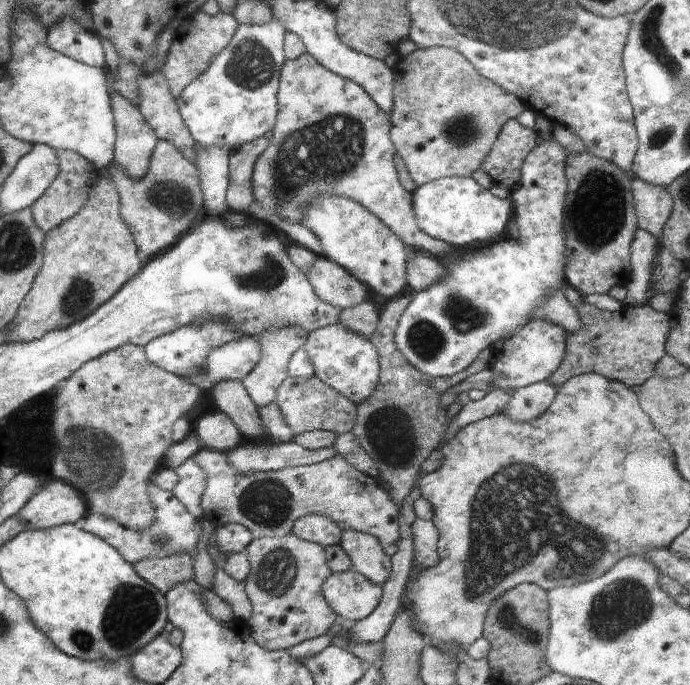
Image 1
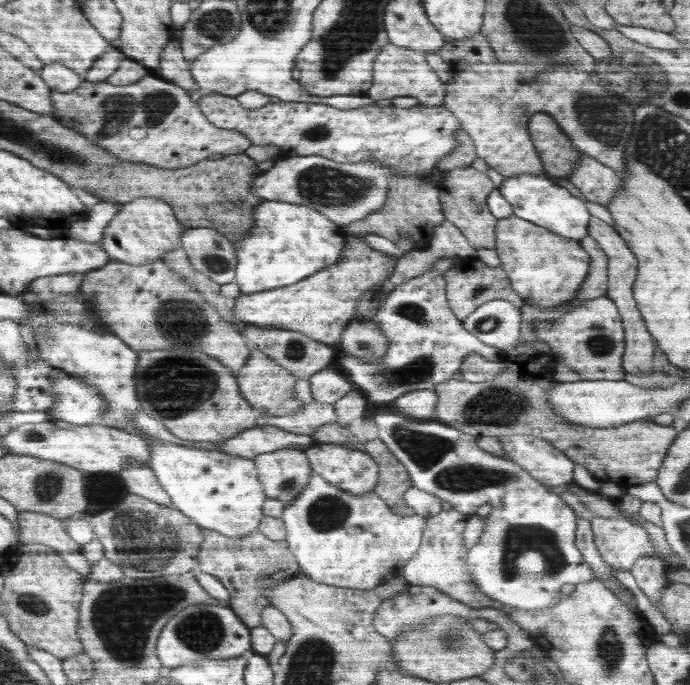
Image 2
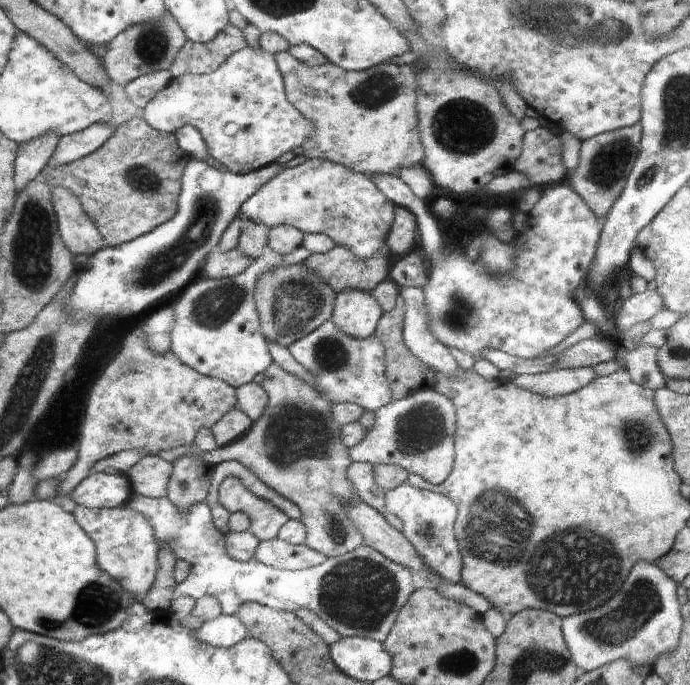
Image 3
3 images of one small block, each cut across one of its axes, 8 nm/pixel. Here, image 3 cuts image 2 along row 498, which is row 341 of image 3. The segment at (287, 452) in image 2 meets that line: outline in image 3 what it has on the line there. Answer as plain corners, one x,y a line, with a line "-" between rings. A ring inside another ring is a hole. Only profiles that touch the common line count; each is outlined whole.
304,264
278,266
268,274
264,272
258,280
260,282
254,290
253,300
258,312
260,332
267,342
278,342
280,346
288,348
331,319
337,294
326,286
326,282
322,282
322,278
318,278
318,274
306,270

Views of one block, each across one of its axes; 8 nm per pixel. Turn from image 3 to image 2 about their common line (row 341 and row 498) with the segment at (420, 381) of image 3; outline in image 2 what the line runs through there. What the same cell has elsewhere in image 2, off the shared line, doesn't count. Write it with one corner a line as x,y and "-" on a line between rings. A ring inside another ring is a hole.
380,440
366,442
365,452
368,452
376,464
379,474
374,494
378,494
388,509
401,516
413,516
412,508
405,503
404,493
412,486
410,476
403,464
392,454
391,450

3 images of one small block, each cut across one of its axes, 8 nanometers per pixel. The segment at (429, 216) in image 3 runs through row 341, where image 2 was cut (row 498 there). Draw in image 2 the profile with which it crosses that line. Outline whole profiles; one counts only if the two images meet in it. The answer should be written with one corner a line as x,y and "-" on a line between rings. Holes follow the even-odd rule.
390,404
375,408
374,412
376,414
372,414
372,417
378,428
378,438
406,467
414,488
434,494
442,503
447,502
452,509
466,516
472,516
482,504
493,507
485,518
482,535
468,549
465,559
471,583
482,594
512,608
538,611
552,608
562,600
561,588
564,584
602,582
575,546
578,527
576,512
562,500
556,489
550,489
534,479
518,463
480,449
476,445
477,437
464,434
436,419
406,418

